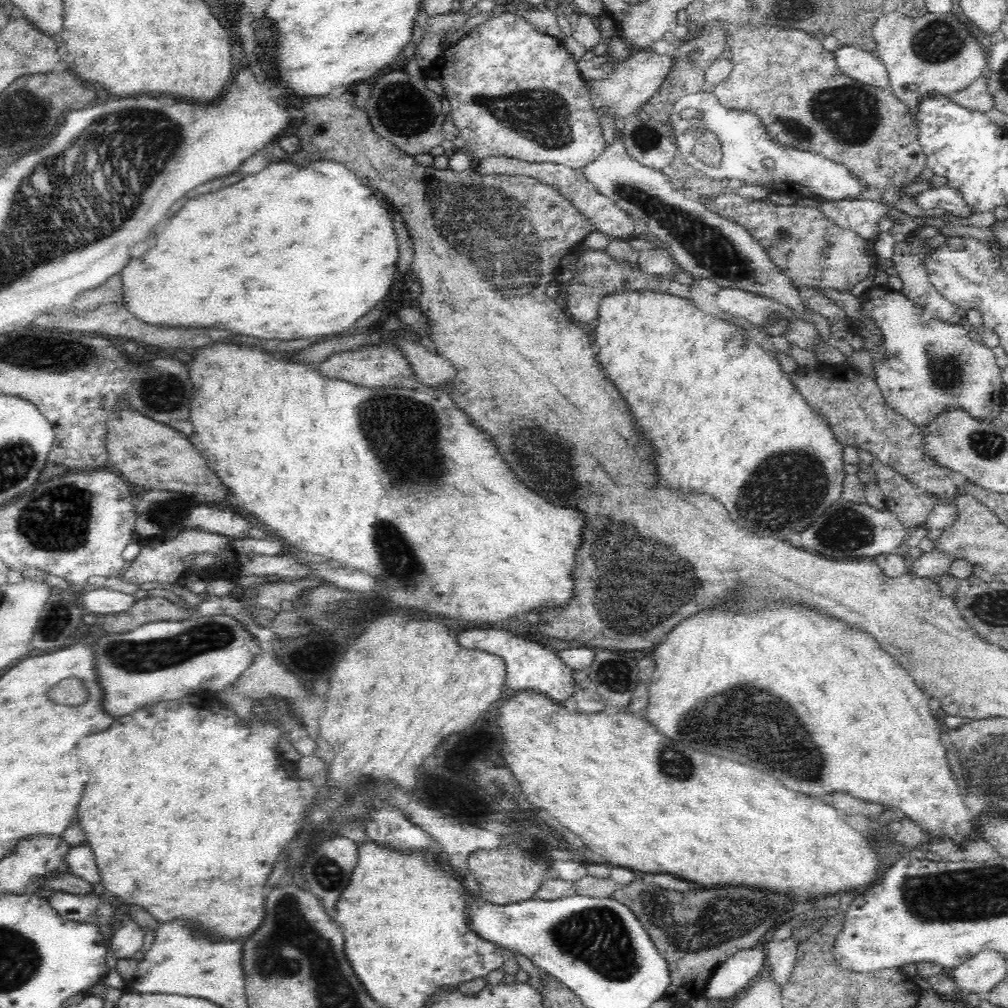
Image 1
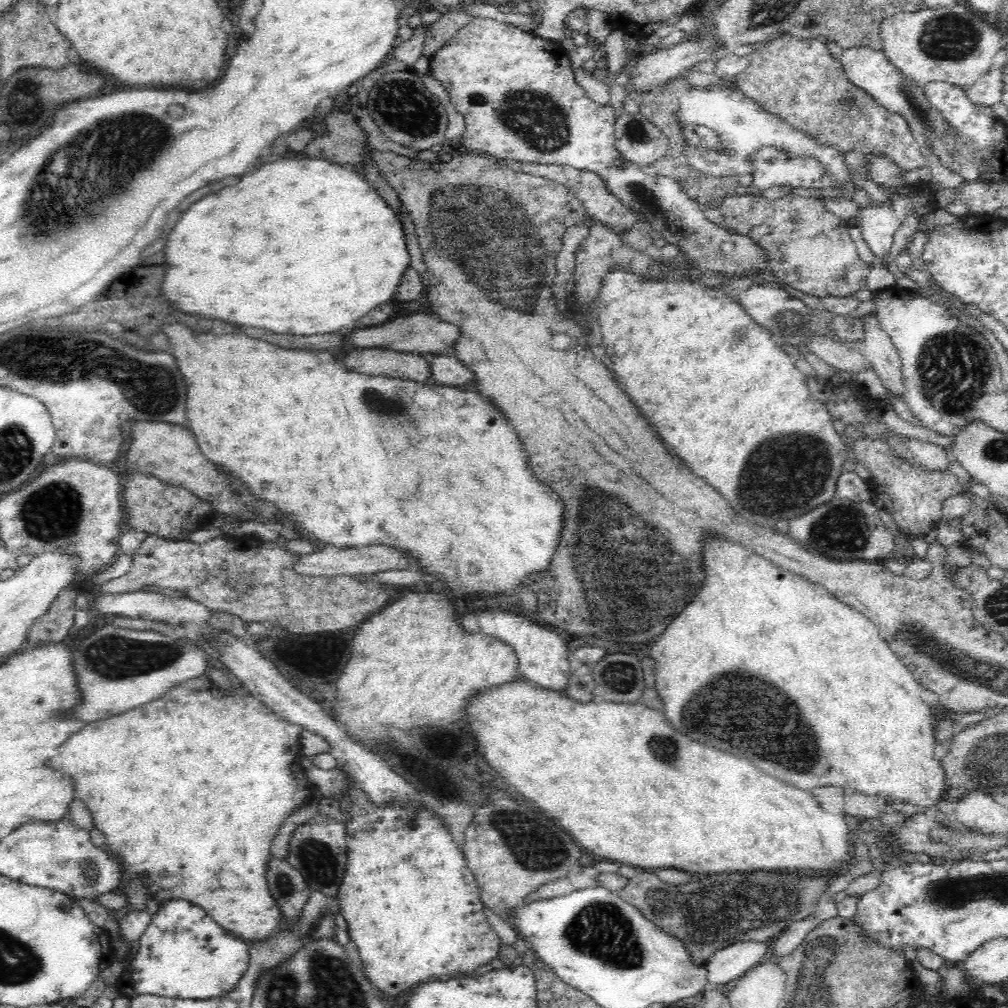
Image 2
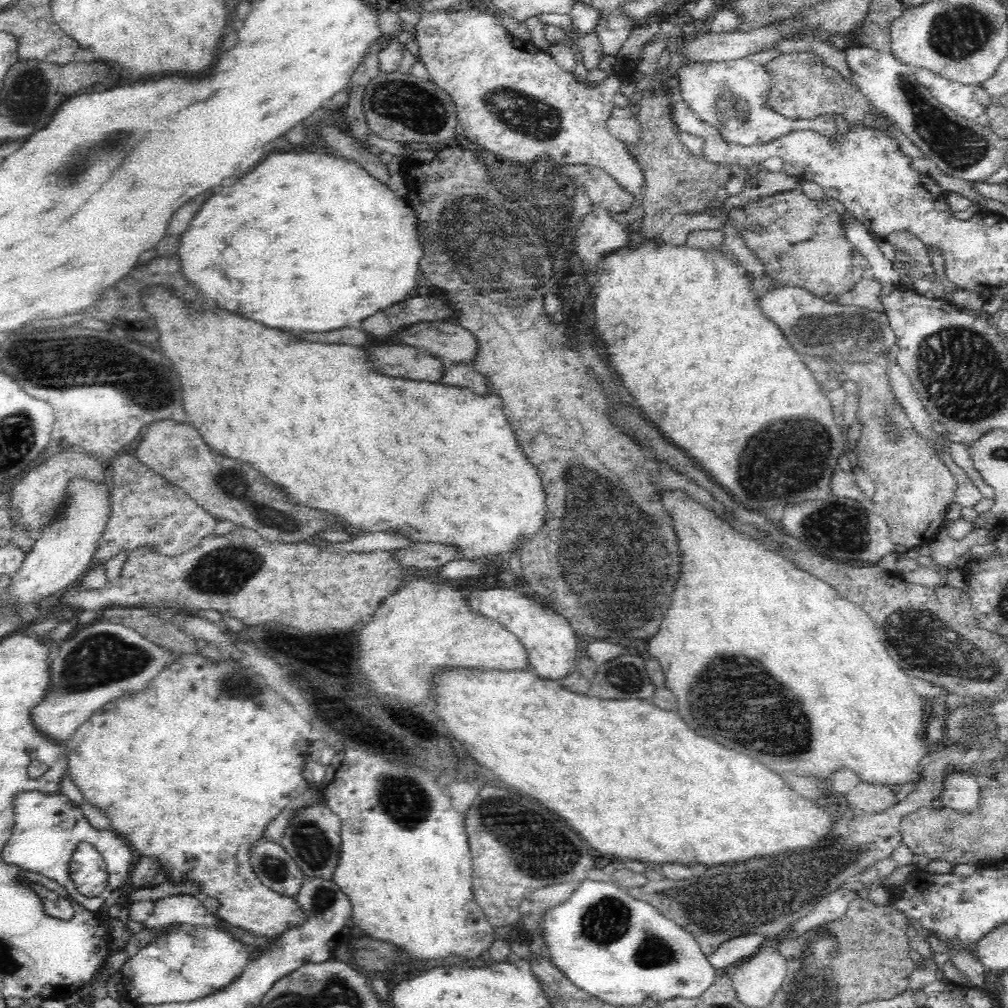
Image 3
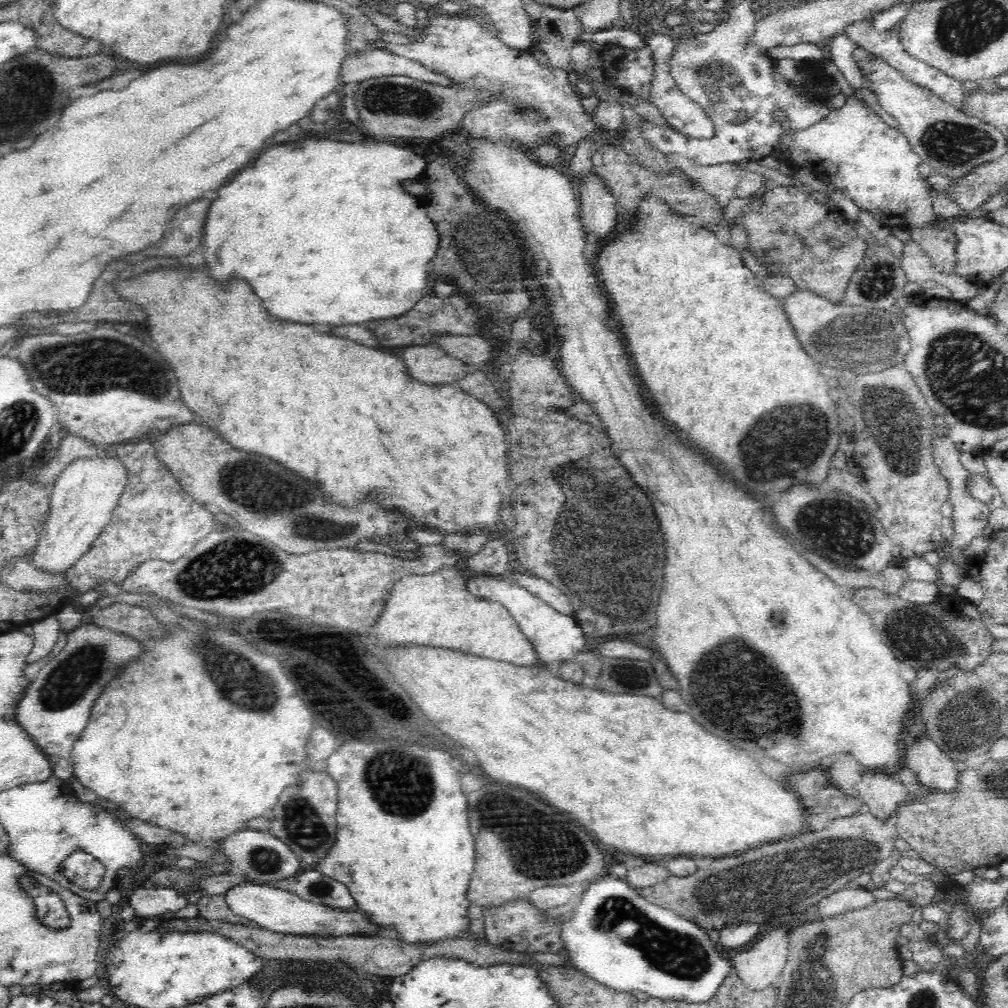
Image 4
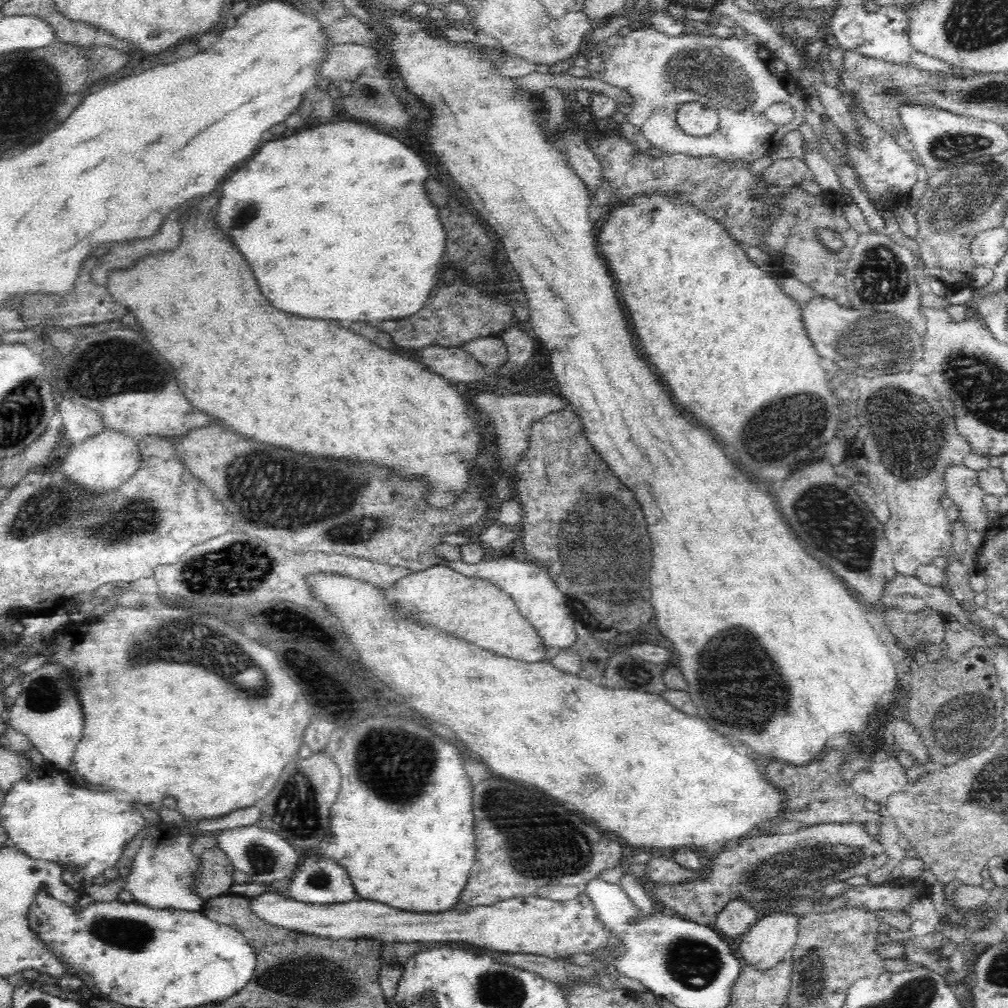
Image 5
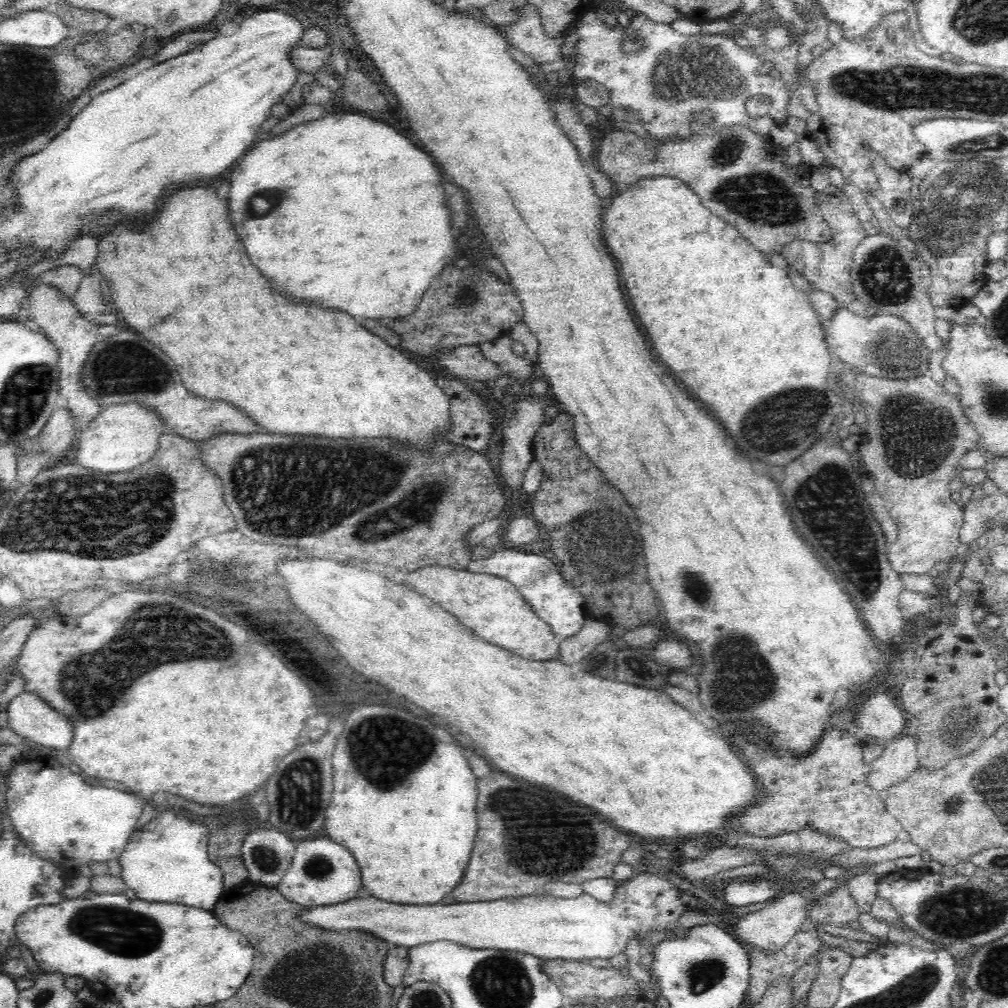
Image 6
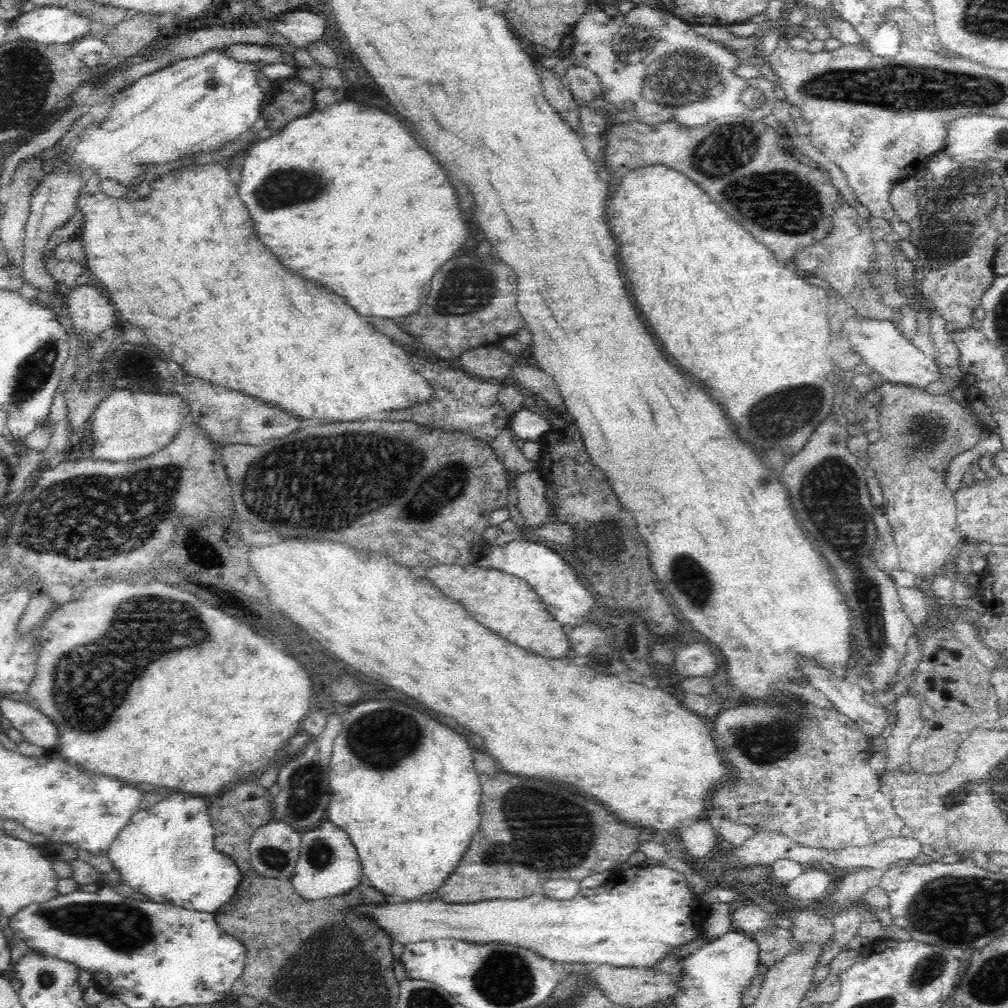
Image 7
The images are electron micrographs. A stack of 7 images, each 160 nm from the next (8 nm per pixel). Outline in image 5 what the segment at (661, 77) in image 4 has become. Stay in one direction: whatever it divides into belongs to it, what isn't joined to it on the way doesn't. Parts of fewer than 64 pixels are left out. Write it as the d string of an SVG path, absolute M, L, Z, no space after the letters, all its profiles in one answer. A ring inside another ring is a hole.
M698 101L681 105L675 120L688 136L710 136L718 130L721 122L716 109Z

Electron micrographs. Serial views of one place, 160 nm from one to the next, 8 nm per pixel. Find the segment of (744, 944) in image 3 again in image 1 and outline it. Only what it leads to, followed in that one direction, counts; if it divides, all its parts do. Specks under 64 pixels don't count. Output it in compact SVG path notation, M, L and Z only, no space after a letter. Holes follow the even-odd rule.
M752 947L737 950L725 958L708 977L703 995L725 1003L765 968L766 953Z

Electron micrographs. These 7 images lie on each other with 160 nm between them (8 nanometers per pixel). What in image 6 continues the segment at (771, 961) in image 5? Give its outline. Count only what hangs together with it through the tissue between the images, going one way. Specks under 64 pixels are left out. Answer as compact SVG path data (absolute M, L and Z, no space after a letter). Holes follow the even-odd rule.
M792 892L778 899L771 906L744 914L736 918L738 924L734 924L734 934L736 938L749 948L760 947L765 951L775 951L784 946L798 931L804 920L808 918L806 913L806 898L804 892Z

